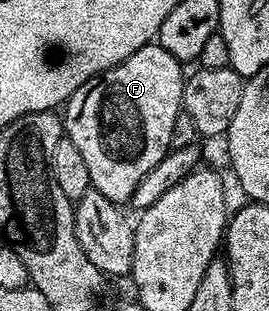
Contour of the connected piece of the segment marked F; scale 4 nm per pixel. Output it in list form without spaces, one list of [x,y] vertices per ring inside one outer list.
[[[153,42],[134,50],[130,58],[118,62],[113,68],[89,78],[66,101],[62,112],[66,139],[74,142],[82,158],[86,158],[92,187],[106,194],[106,198],[115,204],[127,205],[138,190],[138,184],[146,178],[146,174],[150,174],[150,170],[158,166],[158,162],[162,162],[162,158],[172,148],[174,122],[182,115],[184,107],[186,72],[180,68],[183,68],[181,61],[176,60],[174,54],[166,51],[160,43]]]

